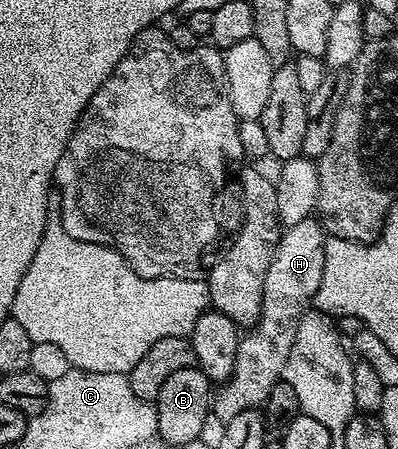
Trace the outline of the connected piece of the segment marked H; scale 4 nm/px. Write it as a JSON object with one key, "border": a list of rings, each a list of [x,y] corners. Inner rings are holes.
{"border":[[[309,218],[283,231],[280,242],[276,246],[276,254],[268,266],[268,274],[264,274],[264,298],[260,318],[243,335],[236,352],[235,369],[228,379],[212,396],[212,416],[219,422],[235,418],[250,409],[261,409],[268,398],[268,390],[276,386],[278,380],[283,379],[282,371],[288,362],[288,354],[292,352],[292,342],[296,340],[296,330],[300,326],[300,318],[311,307],[316,290],[320,290],[320,278],[324,278],[324,229],[317,219]]]}

